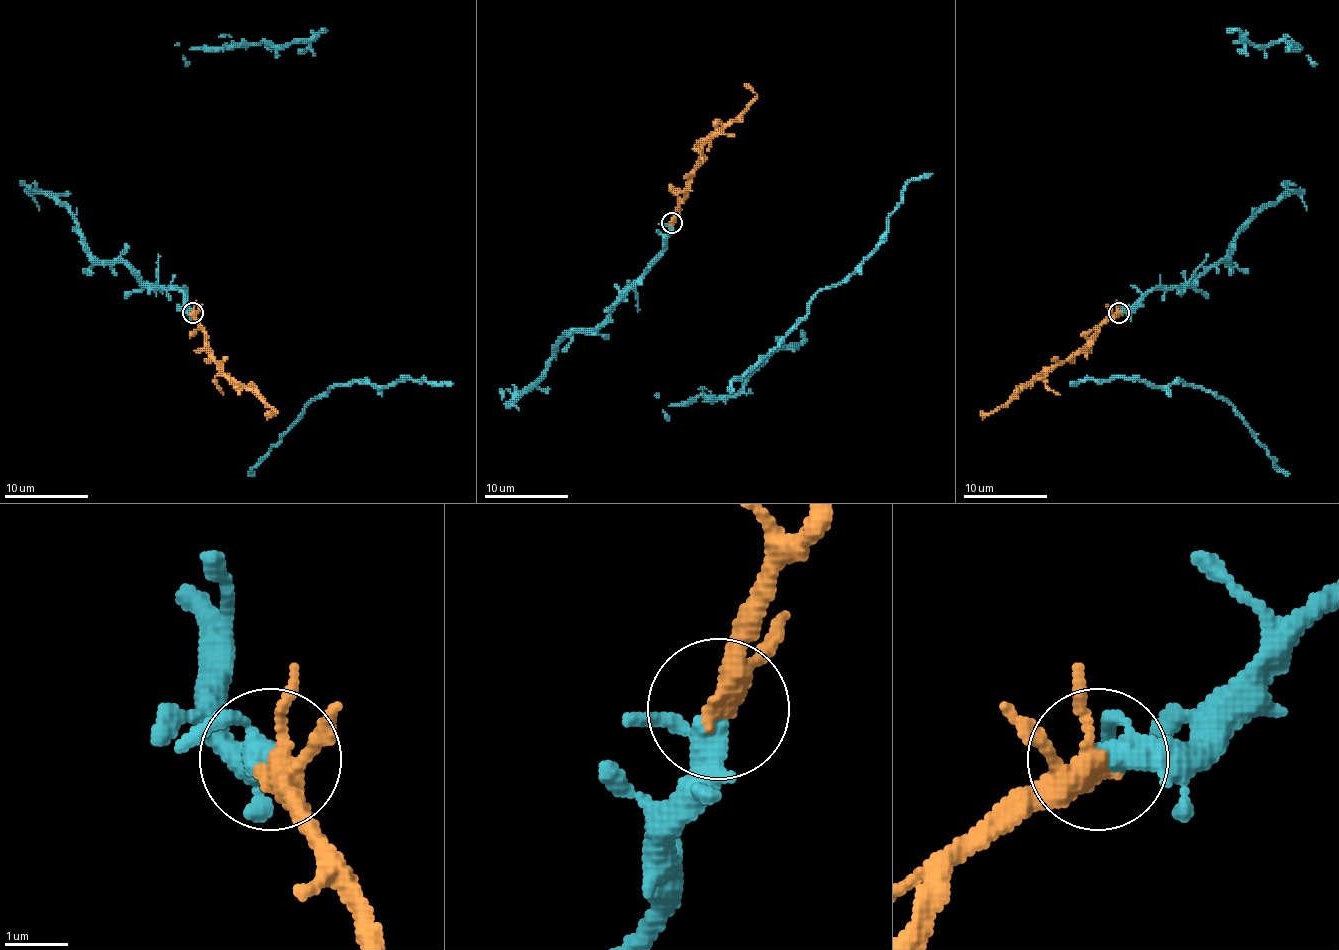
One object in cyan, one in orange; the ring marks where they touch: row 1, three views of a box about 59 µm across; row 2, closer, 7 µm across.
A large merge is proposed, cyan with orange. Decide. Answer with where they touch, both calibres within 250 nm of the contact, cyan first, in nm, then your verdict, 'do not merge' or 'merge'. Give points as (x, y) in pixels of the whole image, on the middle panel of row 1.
at (672, 222); 340 nm thick on the cyan side, 280 nm on the other; merge

